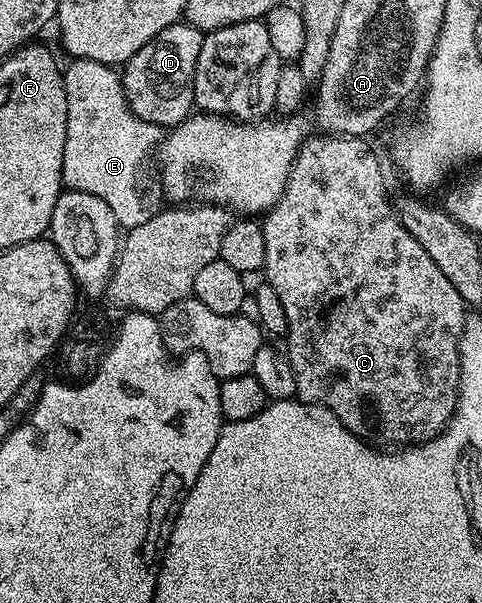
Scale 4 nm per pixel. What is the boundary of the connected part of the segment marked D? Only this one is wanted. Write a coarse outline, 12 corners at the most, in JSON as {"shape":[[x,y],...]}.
{"shape":[[167,26],[123,65],[131,110],[152,124],[194,111],[203,34]]}

